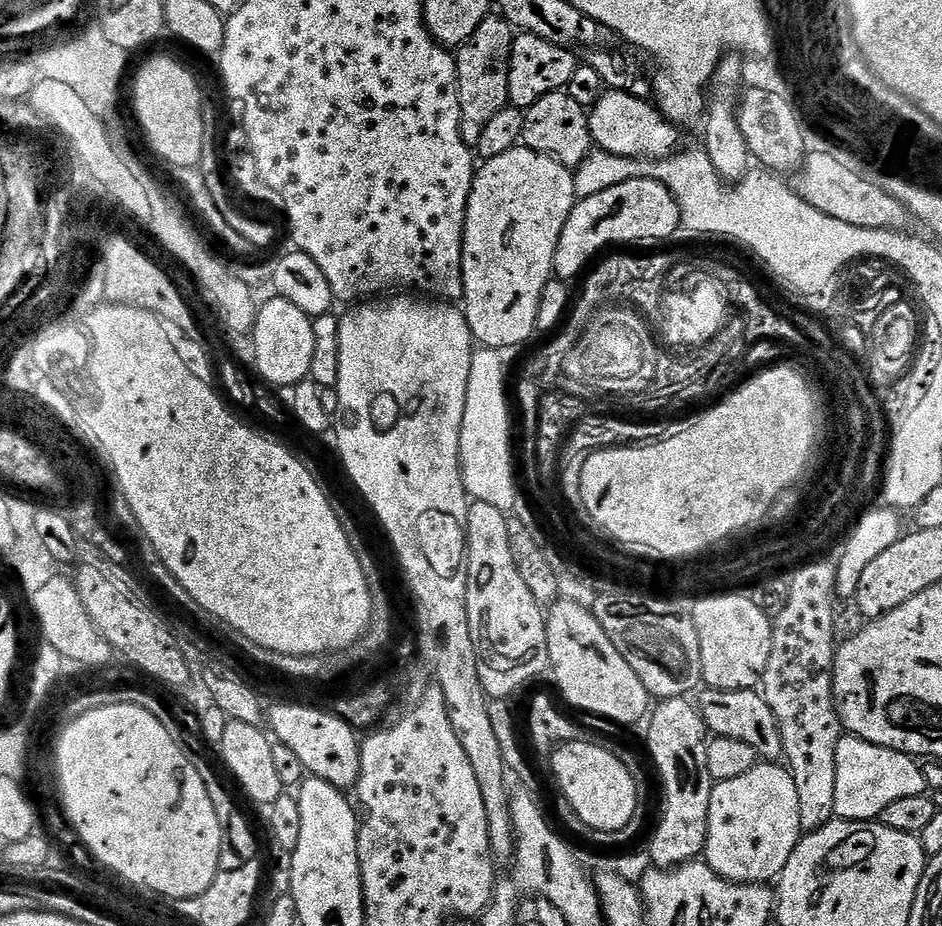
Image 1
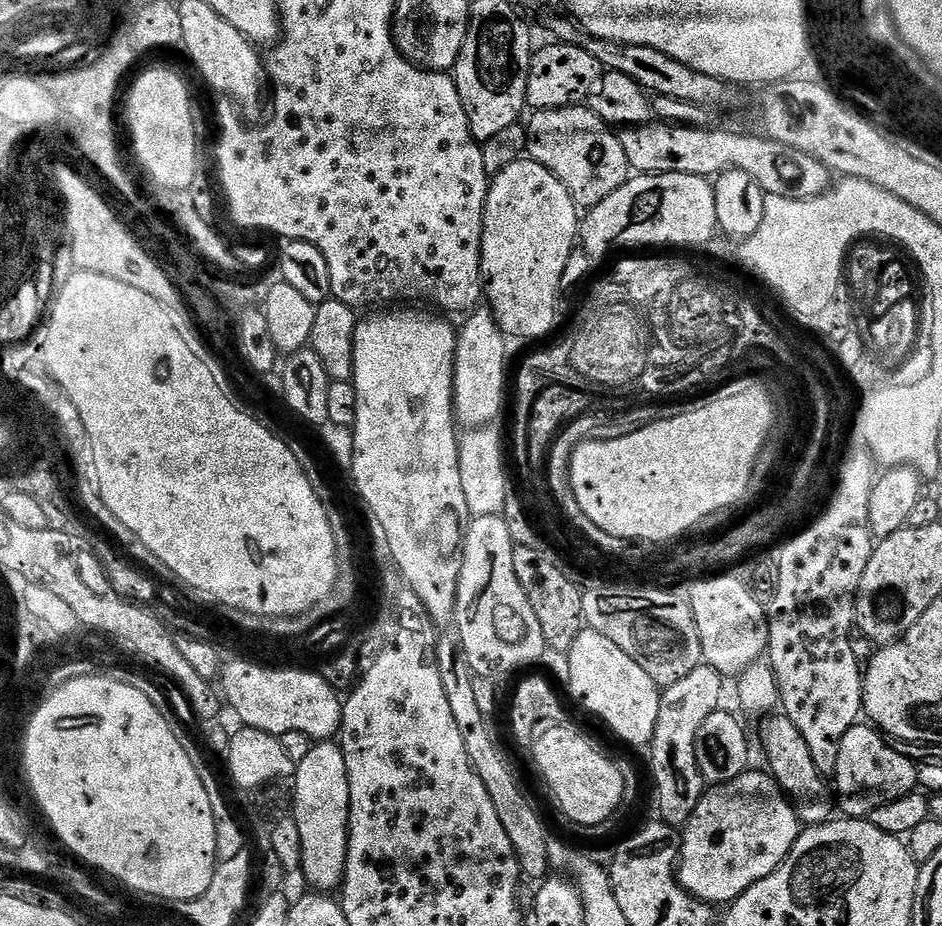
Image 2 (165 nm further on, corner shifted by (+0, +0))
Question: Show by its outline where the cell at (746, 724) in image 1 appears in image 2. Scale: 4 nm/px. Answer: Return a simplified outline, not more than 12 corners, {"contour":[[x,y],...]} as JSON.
{"contour":[[769,715],[767,771],[801,825],[833,819],[829,781],[798,726]]}

